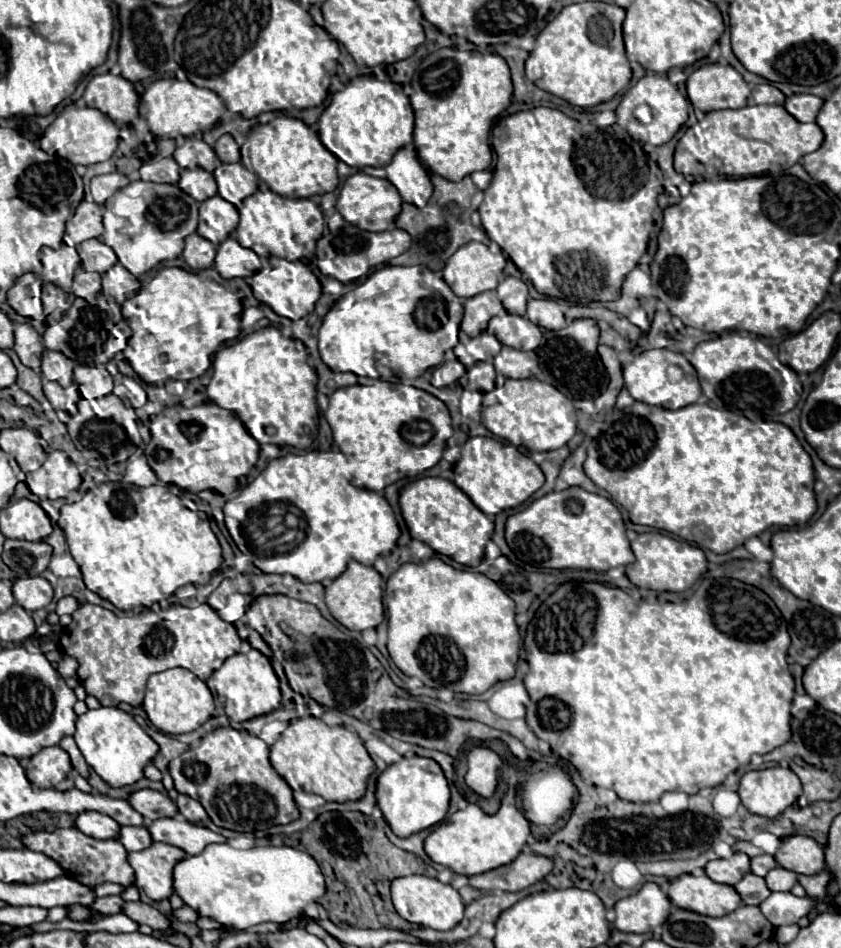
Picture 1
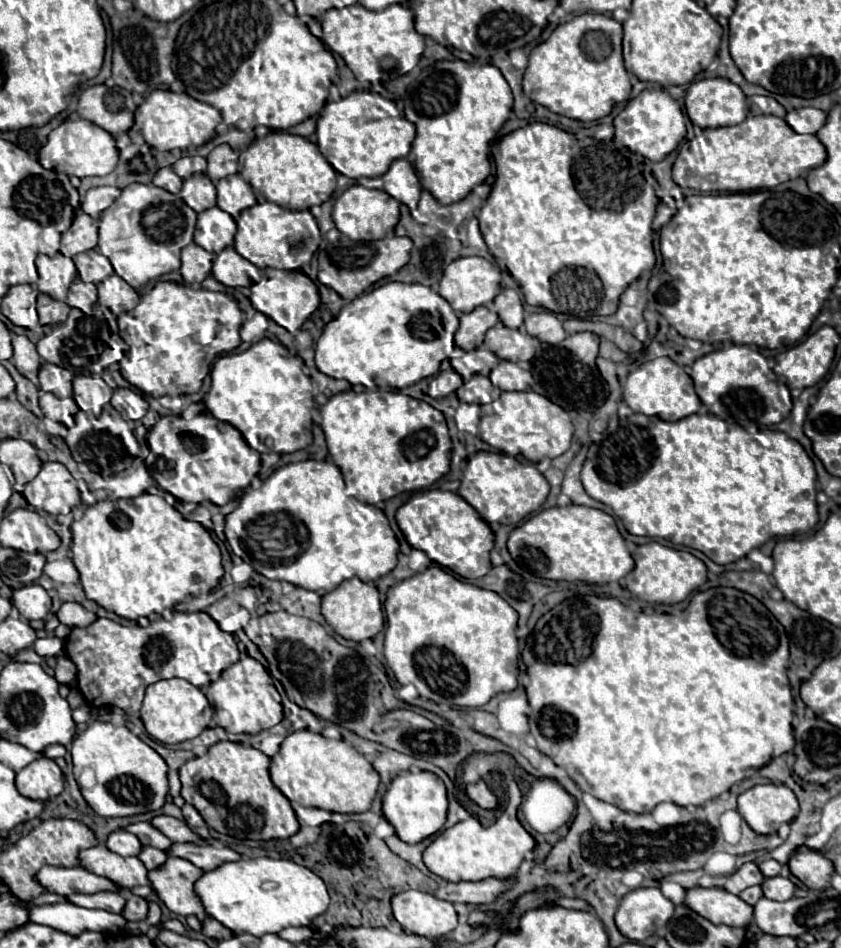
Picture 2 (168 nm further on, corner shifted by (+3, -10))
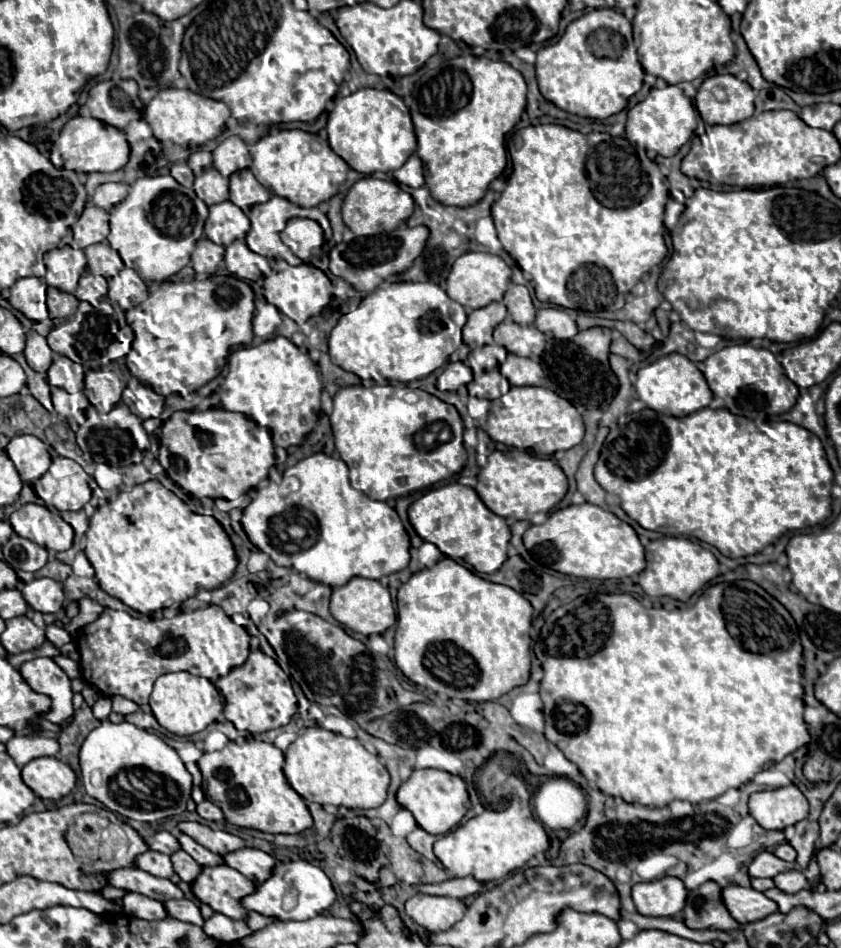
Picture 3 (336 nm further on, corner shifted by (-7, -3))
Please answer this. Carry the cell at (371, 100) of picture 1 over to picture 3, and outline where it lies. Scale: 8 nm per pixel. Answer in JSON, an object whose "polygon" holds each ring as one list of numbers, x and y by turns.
{"polygon":[[360,89,348,97,336,97,334,109,328,115,326,131,328,131,328,143,332,151,340,155,354,171,360,171,366,175,376,171,382,171,382,173,396,171,406,163,408,155,416,151,416,133,410,119,410,111,404,105,404,101,388,89]]}

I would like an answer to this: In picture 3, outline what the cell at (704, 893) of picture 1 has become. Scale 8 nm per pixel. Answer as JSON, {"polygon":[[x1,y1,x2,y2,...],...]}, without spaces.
{"polygon":[[730,883,722,889,722,901,728,913,742,925,764,919,776,911,776,903,770,901,764,893,736,883]]}

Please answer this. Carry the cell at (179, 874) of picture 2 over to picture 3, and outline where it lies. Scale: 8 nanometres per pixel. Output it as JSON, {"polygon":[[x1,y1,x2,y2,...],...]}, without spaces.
{"polygon":[[228,865,202,867,200,875,190,883,194,897,232,919,244,919,246,911,240,907,240,895,252,891,252,881]]}

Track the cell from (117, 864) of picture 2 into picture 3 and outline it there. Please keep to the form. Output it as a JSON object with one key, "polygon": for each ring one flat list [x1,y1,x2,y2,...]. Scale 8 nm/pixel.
{"polygon":[[146,851,142,855,138,855,134,859,134,865,154,877,170,877,174,873,172,869,172,863,170,863,170,857,164,855,164,853,156,853,156,851]]}

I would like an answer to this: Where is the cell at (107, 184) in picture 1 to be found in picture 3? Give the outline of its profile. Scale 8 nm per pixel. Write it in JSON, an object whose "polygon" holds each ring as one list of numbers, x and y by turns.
{"polygon":[[104,183,96,189,92,201,96,207,110,211,116,203,120,203,124,199,124,195,128,195,128,185,126,183]]}

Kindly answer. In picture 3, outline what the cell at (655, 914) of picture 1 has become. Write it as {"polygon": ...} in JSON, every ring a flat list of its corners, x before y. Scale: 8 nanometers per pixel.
{"polygon":[[662,877,632,887,632,901,640,915,672,917,684,909,686,887,676,877]]}

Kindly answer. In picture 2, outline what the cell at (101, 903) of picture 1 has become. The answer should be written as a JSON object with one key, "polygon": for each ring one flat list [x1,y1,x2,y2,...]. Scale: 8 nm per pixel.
{"polygon":[[128,894,126,898,128,898,128,902,126,902,122,916,126,920,146,920,148,918,148,902,134,894]]}

